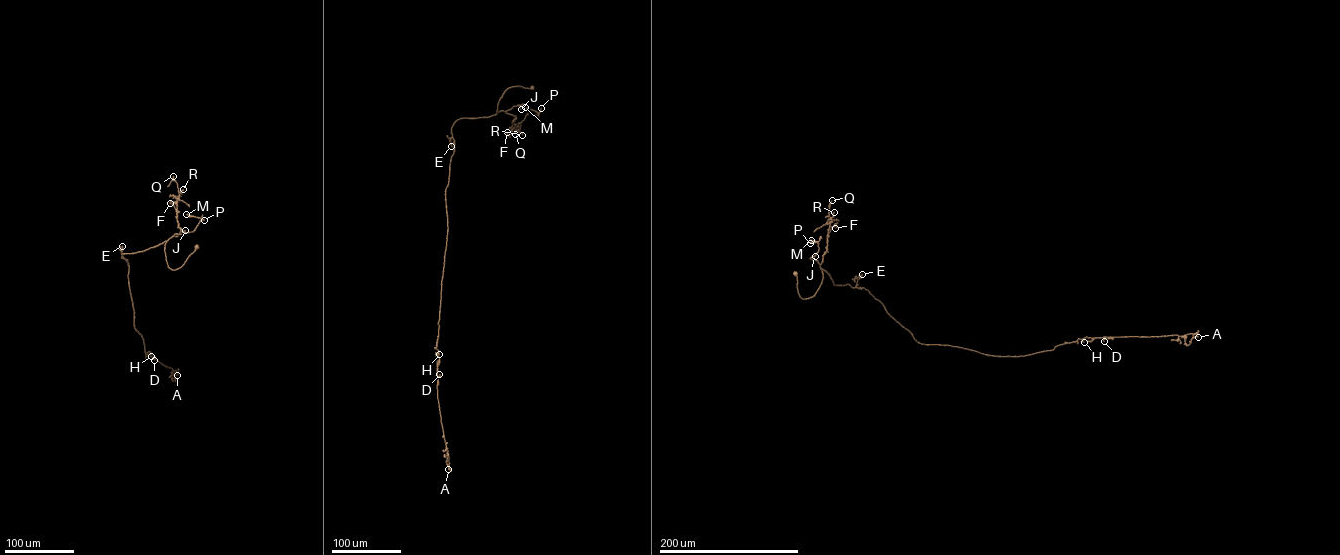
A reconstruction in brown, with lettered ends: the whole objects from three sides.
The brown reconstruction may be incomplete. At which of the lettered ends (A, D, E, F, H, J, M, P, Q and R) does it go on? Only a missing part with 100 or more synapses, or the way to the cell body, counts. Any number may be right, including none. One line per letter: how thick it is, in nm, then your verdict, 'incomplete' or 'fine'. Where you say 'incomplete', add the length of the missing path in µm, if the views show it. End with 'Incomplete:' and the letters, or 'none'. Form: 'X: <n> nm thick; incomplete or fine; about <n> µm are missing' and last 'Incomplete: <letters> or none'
A: 180 nm thick; fine
D: 130 nm thick; fine
E: 140 nm thick; fine
F: 120 nm thick; fine
H: 100 nm thick; fine
J: 100 nm thick; fine
M: 130 nm thick; fine
P: 80 nm thick; fine
Q: 110 nm thick; fine
R: 110 nm thick; fine
Incomplete: none

